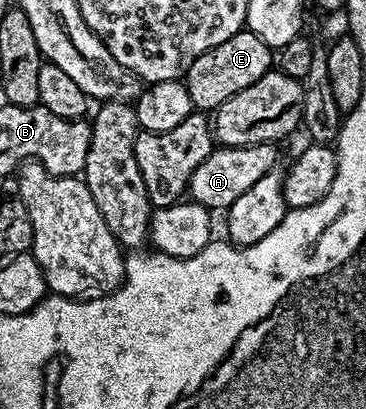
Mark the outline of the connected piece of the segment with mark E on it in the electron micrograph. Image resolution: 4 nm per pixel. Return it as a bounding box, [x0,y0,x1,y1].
[182,29,273,113]

